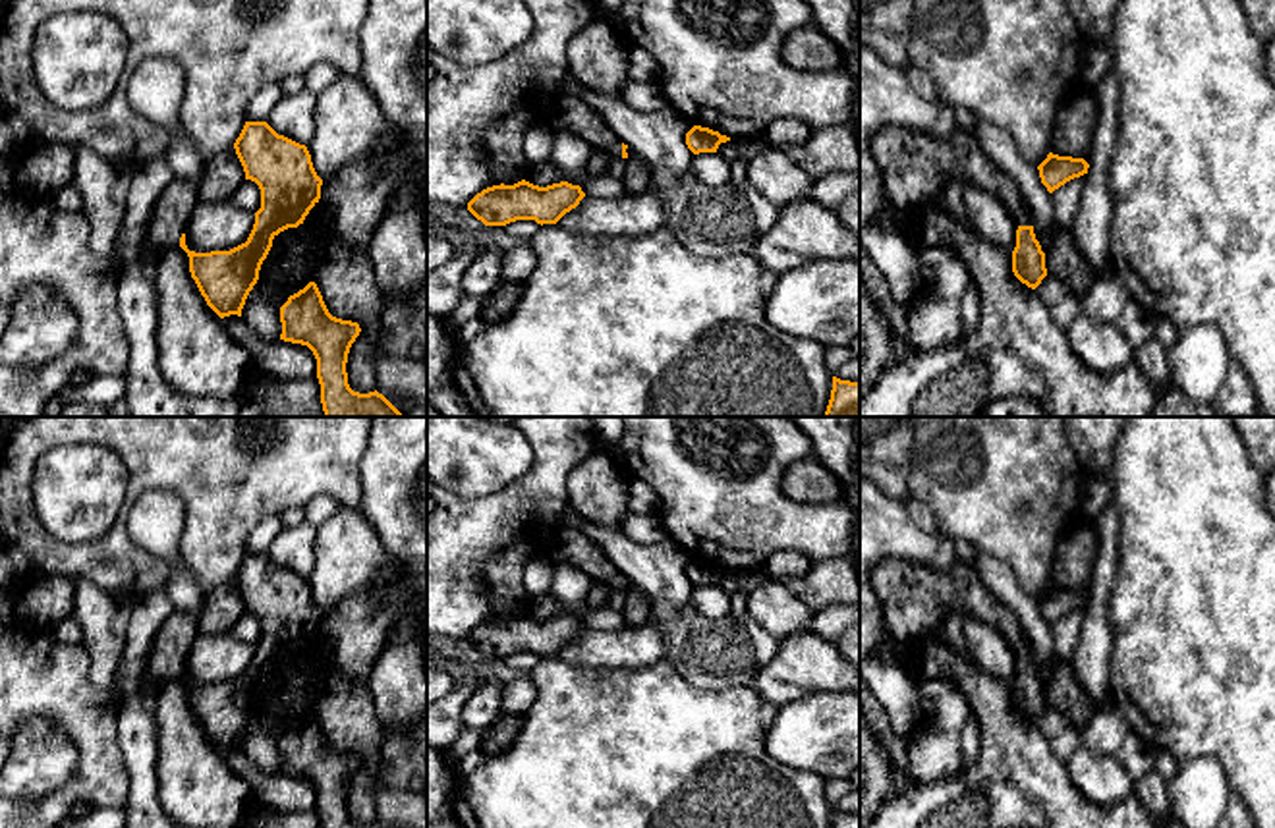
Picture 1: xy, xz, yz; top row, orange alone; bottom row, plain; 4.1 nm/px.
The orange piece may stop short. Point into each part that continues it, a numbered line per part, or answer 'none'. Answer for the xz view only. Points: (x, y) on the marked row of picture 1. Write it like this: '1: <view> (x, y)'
1: xz (574, 114)

